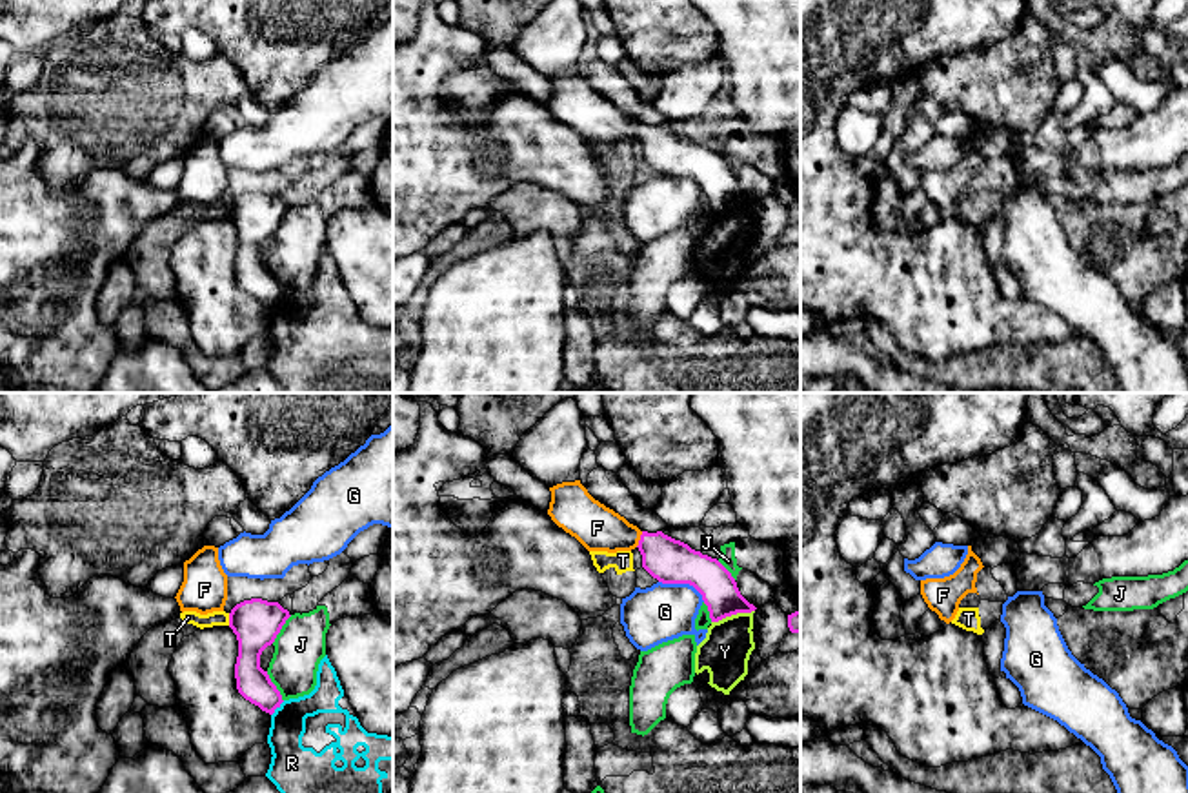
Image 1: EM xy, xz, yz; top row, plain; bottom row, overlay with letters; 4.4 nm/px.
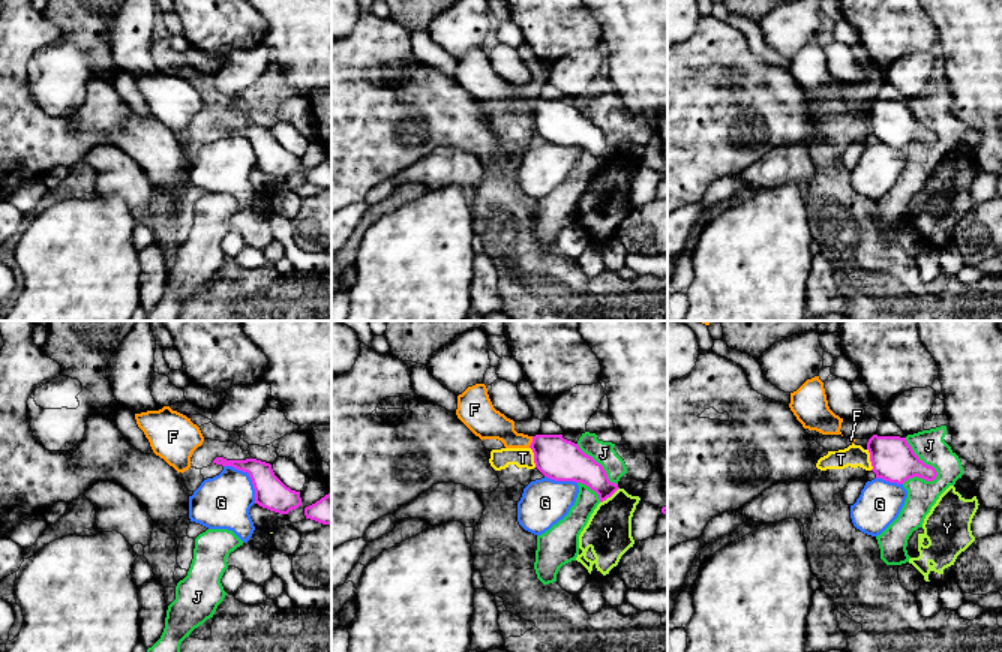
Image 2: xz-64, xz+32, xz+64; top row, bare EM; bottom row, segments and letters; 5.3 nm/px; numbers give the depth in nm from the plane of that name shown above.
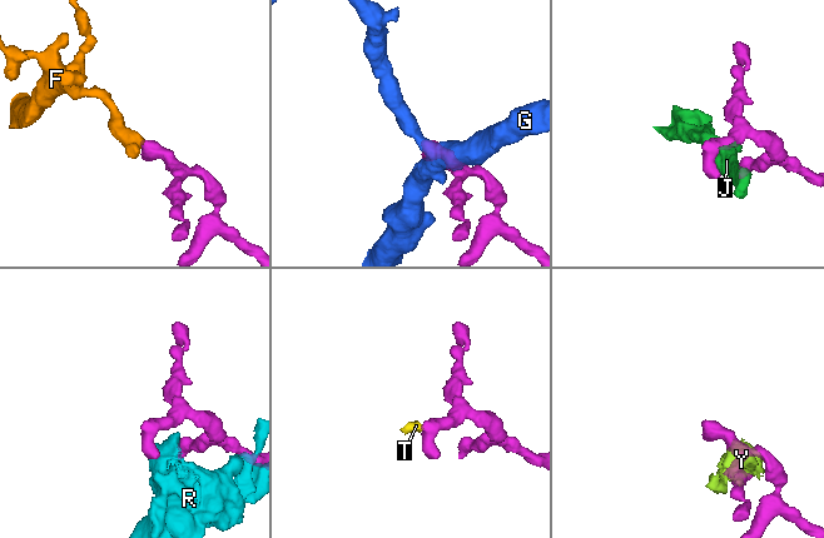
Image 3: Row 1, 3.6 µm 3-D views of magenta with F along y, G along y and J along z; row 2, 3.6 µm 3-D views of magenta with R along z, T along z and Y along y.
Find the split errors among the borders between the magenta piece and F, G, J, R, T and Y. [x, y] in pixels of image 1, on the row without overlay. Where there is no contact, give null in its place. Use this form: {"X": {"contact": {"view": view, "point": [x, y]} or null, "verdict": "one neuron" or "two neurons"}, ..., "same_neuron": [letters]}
{"F": {"contact": {"view": "xz", "point": [641, 131]}, "verdict": "one neuron"}, "G": {"contact": {"view": "xz", "point": [683, 175]}, "verdict": "two neurons"}, "J": {"contact": {"view": "xy", "point": [275, 279]}, "verdict": "two neurons"}, "R": {"contact": {"view": "xy", "point": [277, 299]}, "verdict": "two neurons"}, "T": {"contact": {"view": "xy", "point": [230, 211]}, "verdict": "two neurons"}, "Y": {"contact": {"view": "xz", "point": [732, 206]}, "verdict": "two neurons"}, "same_neuron": ["F"]}

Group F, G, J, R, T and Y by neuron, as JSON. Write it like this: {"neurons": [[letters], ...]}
{"neurons": [["F"], ["G"], ["J"], ["R", "Y"], ["T"]]}

